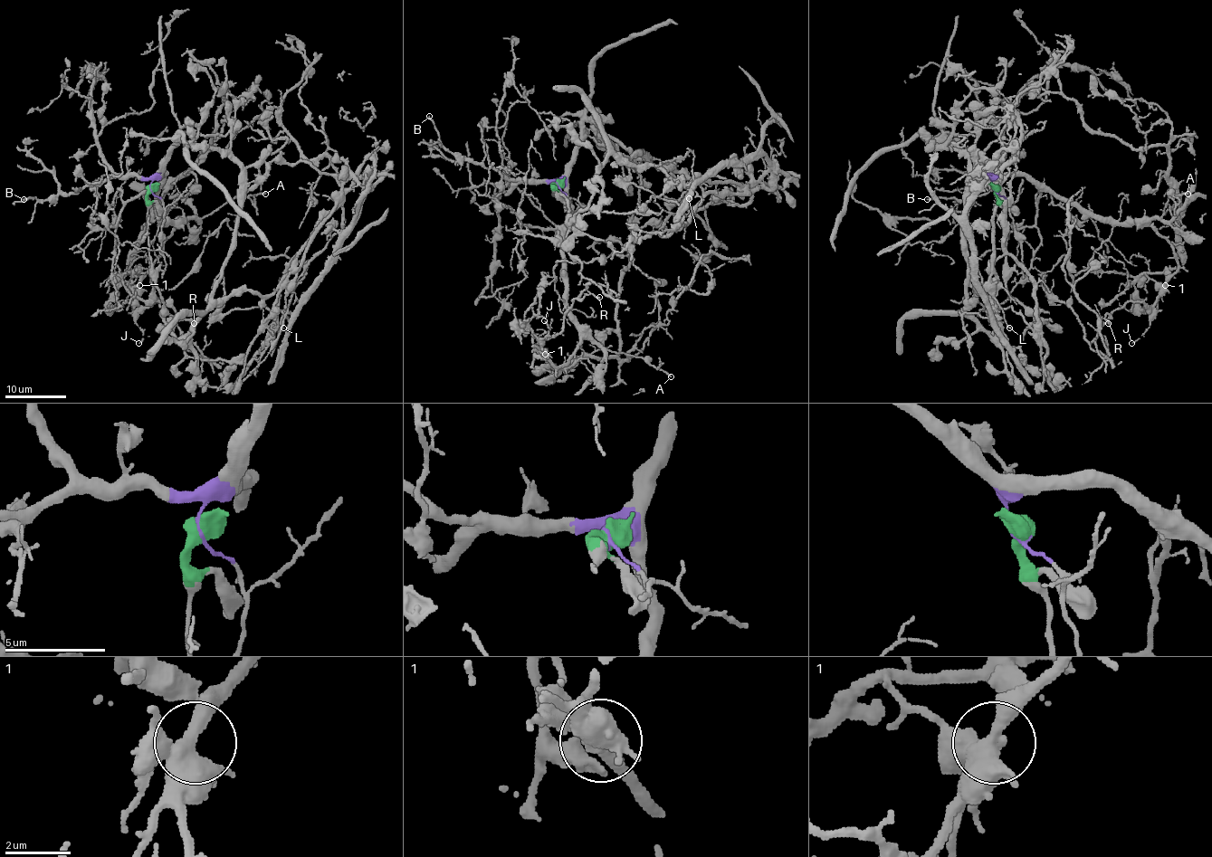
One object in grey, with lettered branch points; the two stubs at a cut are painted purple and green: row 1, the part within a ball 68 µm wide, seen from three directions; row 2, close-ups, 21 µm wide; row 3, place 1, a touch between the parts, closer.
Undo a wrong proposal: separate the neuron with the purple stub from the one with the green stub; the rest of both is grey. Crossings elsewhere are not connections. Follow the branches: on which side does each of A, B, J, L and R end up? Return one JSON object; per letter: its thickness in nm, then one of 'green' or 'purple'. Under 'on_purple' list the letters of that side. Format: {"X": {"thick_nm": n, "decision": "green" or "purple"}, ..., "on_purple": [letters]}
{"A": {"thick_nm": 240, "decision": "purple"}, "B": {"thick_nm": 220, "decision": "purple"}, "J": {"thick_nm": 140, "decision": "purple"}, "L": {"thick_nm": 160, "decision": "green"}, "R": {"thick_nm": 220, "decision": "purple"}, "on_purple": ["A", "B", "J", "R"]}

